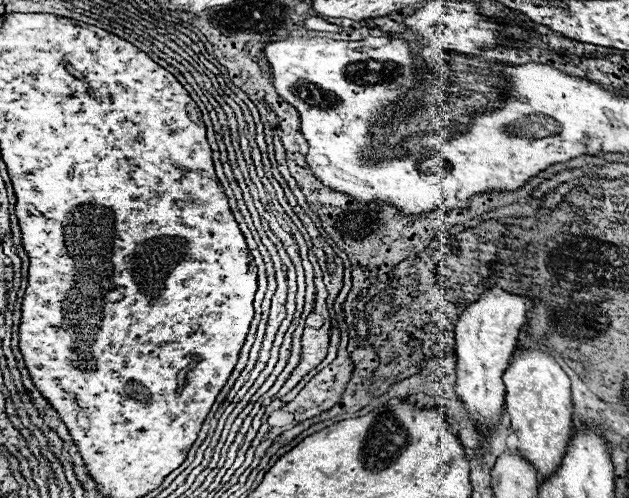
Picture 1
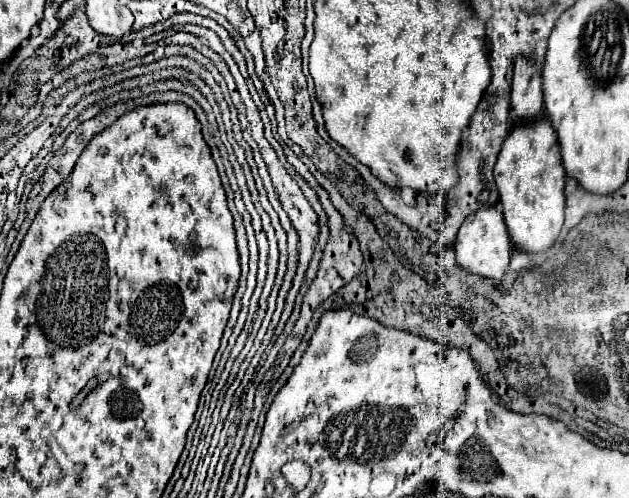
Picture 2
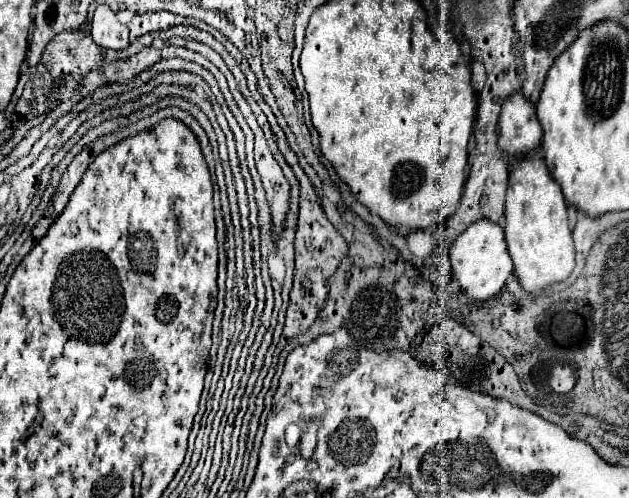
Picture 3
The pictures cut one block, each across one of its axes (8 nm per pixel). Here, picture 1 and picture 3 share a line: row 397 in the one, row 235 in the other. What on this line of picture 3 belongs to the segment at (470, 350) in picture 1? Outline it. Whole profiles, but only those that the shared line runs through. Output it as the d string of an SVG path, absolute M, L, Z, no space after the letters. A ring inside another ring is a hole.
M476 220L470 224L452 244L450 248L450 260L452 260L452 274L458 280L460 288L472 298L472 300L488 300L494 298L502 286L506 284L508 274L512 272L512 258L506 248L504 240L504 228L490 220Z

